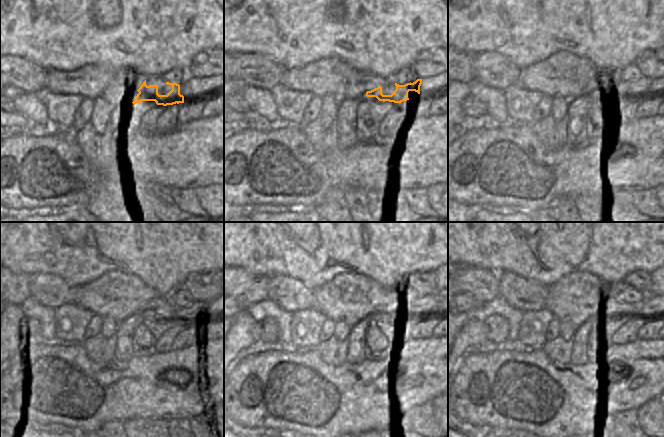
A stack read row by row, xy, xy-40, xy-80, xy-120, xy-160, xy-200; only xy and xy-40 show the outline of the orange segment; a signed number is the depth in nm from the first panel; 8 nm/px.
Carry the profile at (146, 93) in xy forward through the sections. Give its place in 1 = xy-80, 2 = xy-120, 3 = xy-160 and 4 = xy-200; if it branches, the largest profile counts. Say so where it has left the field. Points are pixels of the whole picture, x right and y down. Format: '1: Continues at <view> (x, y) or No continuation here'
1: Continues at xy-80 (640, 87)
2: Continues at xy-120 (193, 311)
3: Continues at xy-160 (425, 305)
4: Continues at xy-200 (651, 308).

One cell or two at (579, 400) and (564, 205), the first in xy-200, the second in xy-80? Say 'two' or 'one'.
two

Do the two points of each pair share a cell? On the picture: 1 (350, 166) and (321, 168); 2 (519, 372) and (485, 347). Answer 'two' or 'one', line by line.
1: one
2: two

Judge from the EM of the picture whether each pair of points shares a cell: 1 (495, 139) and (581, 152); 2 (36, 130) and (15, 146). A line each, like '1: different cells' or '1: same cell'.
1: same cell
2: different cells

